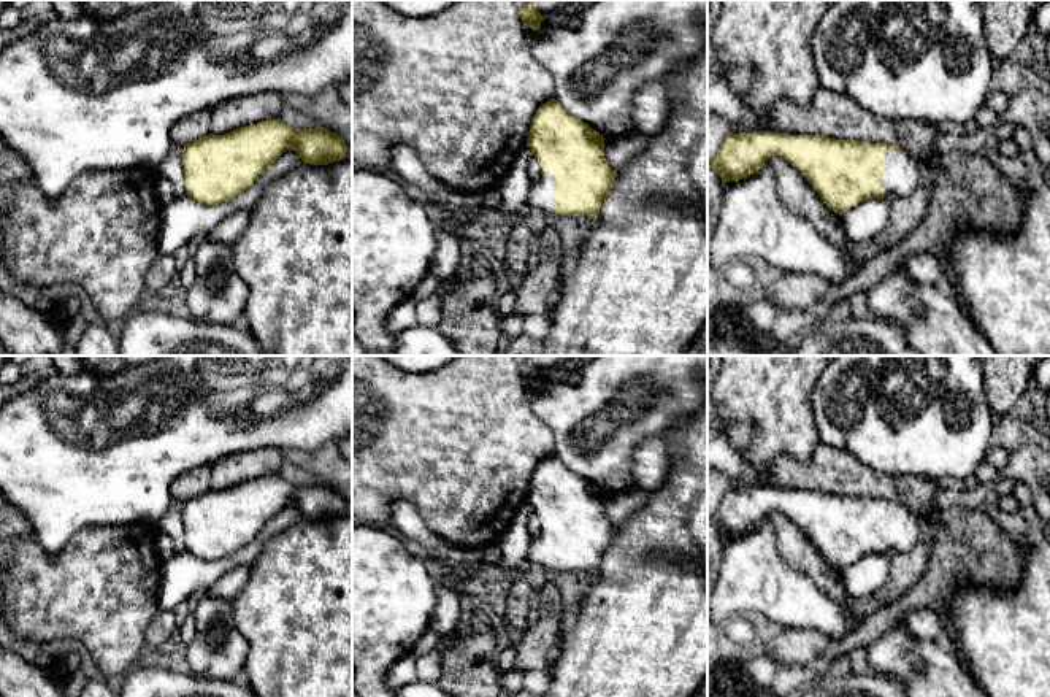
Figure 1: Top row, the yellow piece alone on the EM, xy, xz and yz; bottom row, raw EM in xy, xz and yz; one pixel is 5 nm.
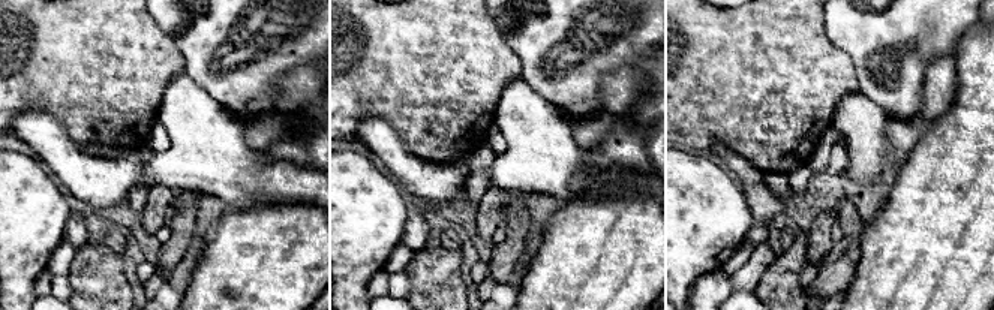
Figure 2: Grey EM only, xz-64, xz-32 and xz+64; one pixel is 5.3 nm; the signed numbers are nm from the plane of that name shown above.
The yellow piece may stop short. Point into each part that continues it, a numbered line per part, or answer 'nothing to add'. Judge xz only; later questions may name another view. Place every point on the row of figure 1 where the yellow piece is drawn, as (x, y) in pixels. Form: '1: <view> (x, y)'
1: xz (541, 196)

